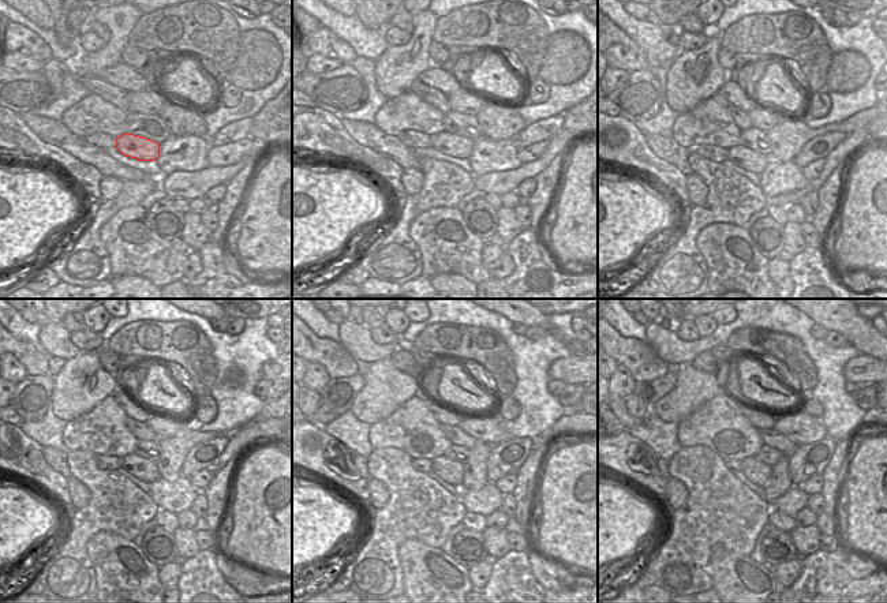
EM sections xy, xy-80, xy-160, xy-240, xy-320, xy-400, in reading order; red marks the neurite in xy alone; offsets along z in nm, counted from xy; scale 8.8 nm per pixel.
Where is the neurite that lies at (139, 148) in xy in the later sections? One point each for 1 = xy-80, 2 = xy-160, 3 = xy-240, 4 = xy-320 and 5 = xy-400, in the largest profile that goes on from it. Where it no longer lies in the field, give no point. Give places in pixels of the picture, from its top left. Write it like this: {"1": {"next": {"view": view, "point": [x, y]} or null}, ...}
{"1": {"next": {"view": "xy-80", "point": [456, 146]}}, "2": {"next": {"view": "xy-160", "point": [740, 156]}}, "3": {"next": {"view": "xy-240", "point": [141, 468]}}, "4": {"next": {"view": "xy-320", "point": [452, 472]}}, "5": {"next": {"view": "xy-400", "point": [758, 472]}}}

